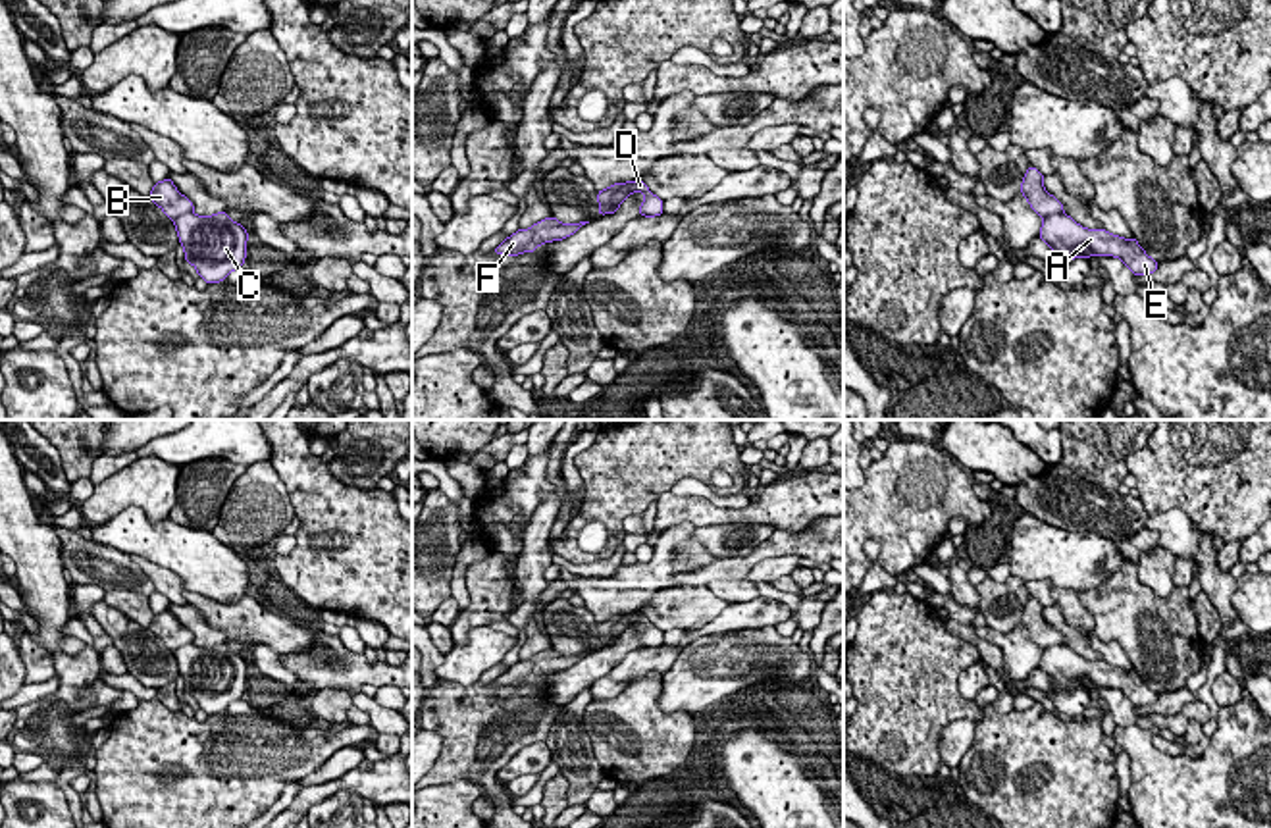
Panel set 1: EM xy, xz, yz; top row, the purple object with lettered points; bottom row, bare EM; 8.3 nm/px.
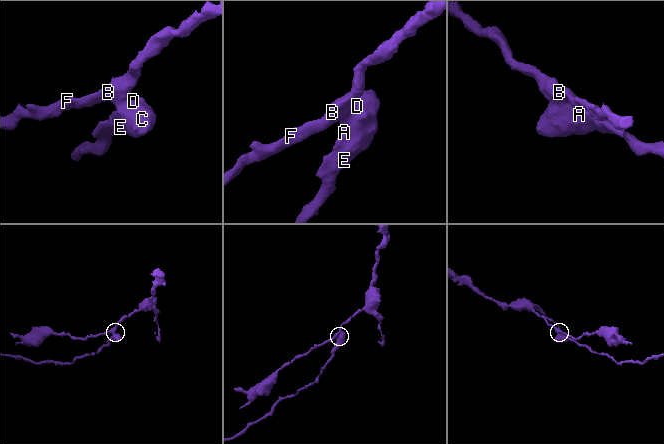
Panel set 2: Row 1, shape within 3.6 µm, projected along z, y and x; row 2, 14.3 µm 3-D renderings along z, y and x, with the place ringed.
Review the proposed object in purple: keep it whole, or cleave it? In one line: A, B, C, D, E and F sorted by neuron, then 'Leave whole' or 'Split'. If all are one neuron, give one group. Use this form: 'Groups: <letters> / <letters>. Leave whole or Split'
Groups: A C D E / B F. Split

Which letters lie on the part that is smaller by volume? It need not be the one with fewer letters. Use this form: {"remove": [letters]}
{"remove": ["A", "C", "D", "E"]}

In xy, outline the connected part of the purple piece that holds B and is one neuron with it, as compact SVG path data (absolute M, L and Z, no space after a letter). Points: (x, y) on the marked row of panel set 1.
M168 177L160 183L154 183L154 189L150 191L150 196L148 196L156 206L160 206L164 210L164 214L169 218L169 220L177 220L179 216L183 214L189 214L193 212L195 204L193 200L189 200L187 196L183 196L173 181Z

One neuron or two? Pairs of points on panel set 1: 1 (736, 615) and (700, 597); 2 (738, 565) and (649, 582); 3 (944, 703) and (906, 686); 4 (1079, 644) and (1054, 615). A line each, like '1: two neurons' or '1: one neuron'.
1: two neurons
2: two neurons
3: one neuron
4: one neuron

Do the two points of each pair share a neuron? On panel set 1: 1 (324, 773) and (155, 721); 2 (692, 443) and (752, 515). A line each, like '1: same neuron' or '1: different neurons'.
1: different neurons
2: different neurons

